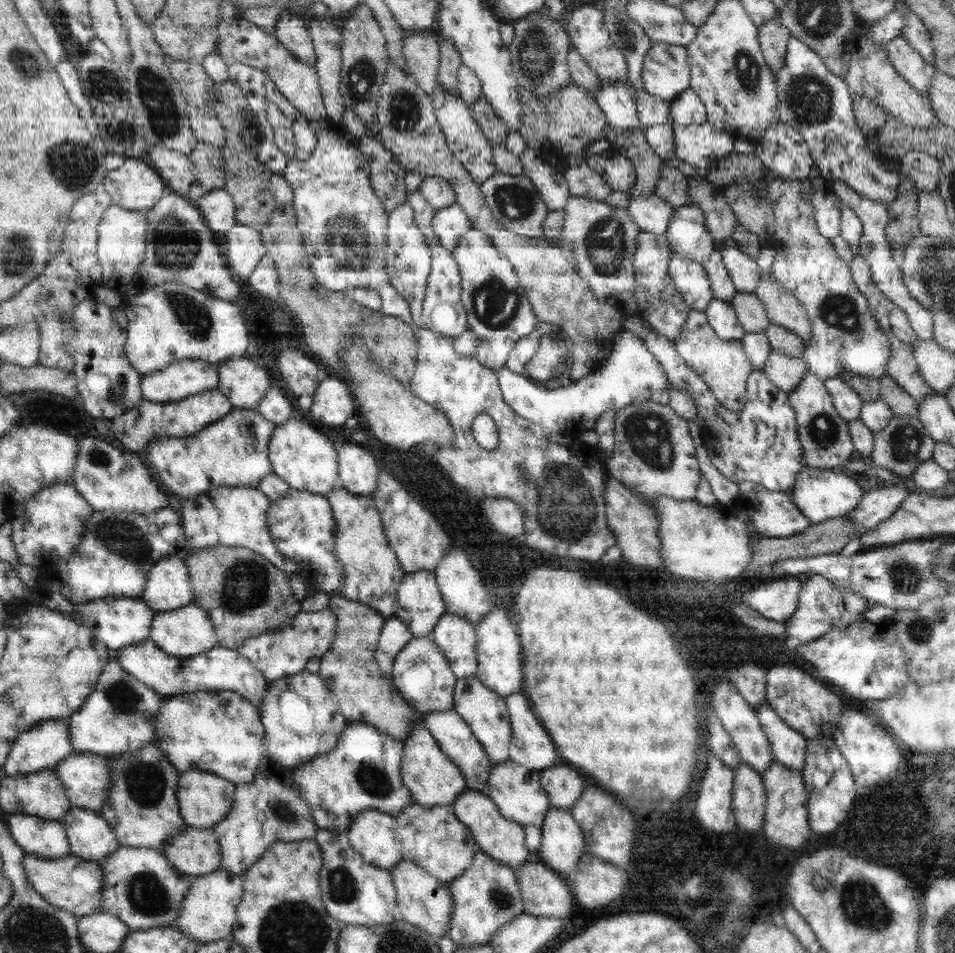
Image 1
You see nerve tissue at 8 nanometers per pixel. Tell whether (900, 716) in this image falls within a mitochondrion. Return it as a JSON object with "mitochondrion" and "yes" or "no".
{"mitochondrion":"no"}

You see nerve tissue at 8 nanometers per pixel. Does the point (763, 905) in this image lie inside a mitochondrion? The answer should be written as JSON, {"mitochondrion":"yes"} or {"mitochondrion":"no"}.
{"mitochondrion":"no"}

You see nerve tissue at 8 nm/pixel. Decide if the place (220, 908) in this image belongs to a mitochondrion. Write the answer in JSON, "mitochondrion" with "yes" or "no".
{"mitochondrion":"no"}

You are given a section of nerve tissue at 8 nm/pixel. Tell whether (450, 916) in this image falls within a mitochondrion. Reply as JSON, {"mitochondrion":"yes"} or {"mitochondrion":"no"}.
{"mitochondrion":"no"}

